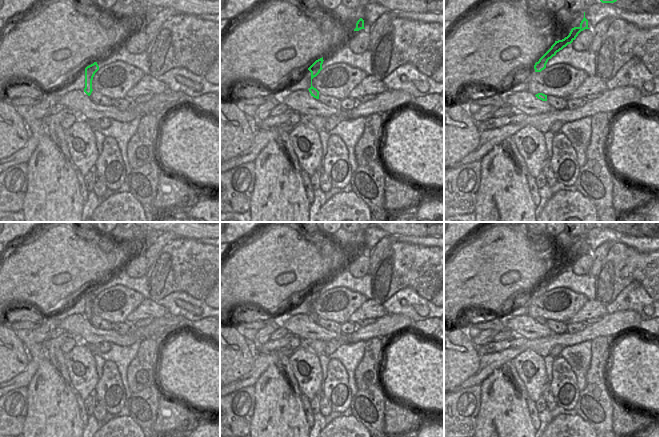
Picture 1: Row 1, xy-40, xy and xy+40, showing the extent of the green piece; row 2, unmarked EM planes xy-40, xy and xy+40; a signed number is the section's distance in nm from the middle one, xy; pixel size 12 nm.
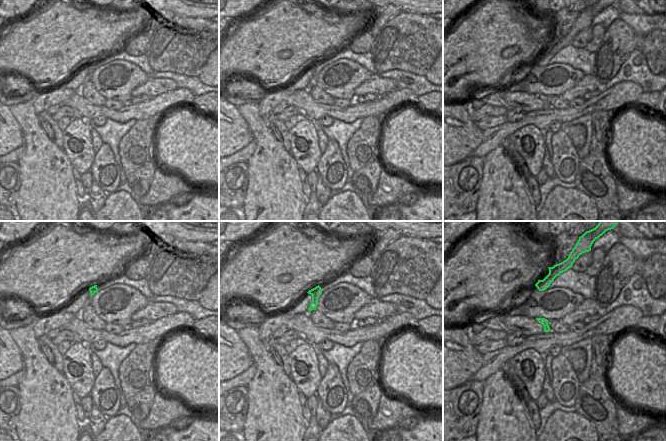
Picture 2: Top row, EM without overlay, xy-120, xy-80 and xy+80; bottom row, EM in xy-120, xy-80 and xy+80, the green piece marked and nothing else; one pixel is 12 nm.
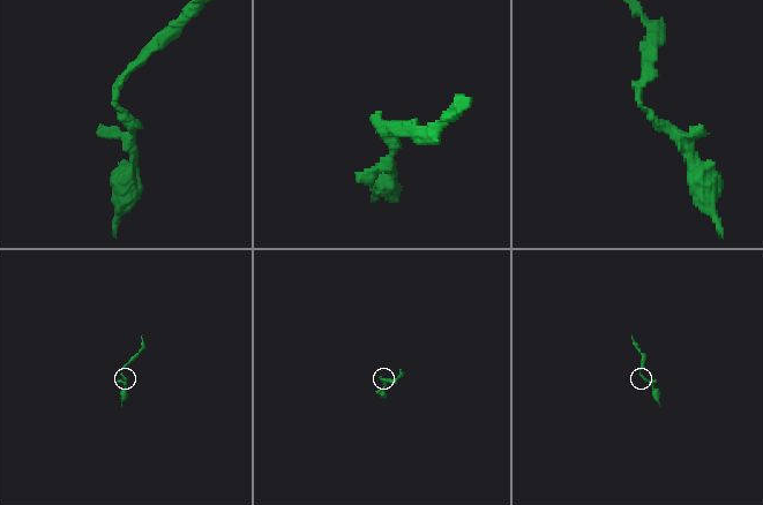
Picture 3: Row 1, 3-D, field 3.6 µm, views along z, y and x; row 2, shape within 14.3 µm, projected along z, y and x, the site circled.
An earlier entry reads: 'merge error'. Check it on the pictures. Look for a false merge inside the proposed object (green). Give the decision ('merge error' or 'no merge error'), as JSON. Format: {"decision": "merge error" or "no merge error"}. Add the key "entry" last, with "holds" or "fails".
{"decision": "no merge error", "entry": "fails"}

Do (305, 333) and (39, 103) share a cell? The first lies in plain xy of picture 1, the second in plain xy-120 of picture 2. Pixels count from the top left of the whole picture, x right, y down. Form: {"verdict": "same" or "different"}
{"verdict": "different"}

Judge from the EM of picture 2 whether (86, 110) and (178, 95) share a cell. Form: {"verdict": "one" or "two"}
{"verdict": "one"}

